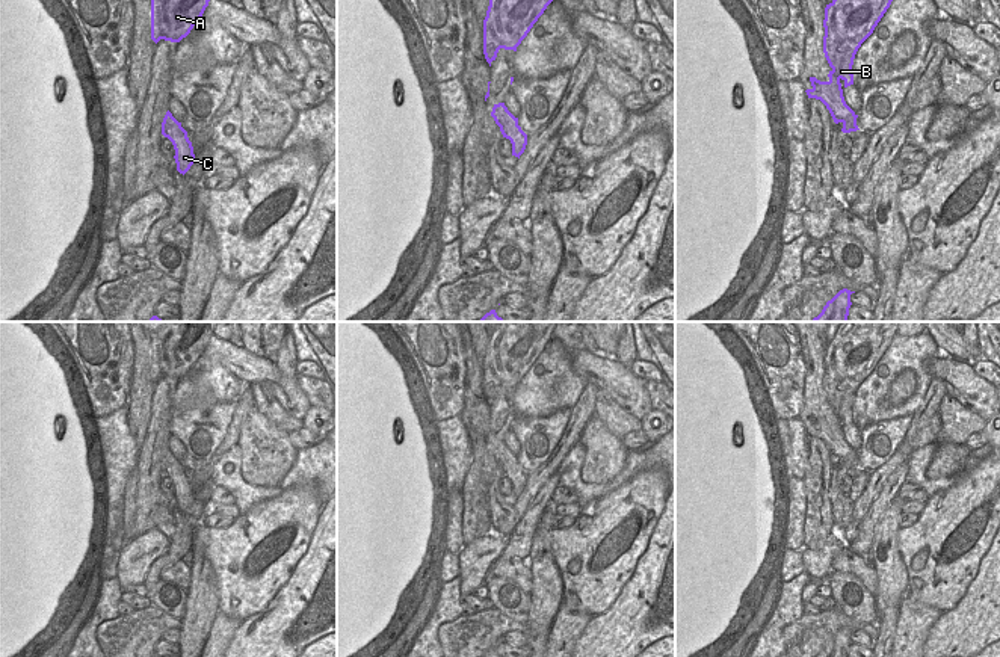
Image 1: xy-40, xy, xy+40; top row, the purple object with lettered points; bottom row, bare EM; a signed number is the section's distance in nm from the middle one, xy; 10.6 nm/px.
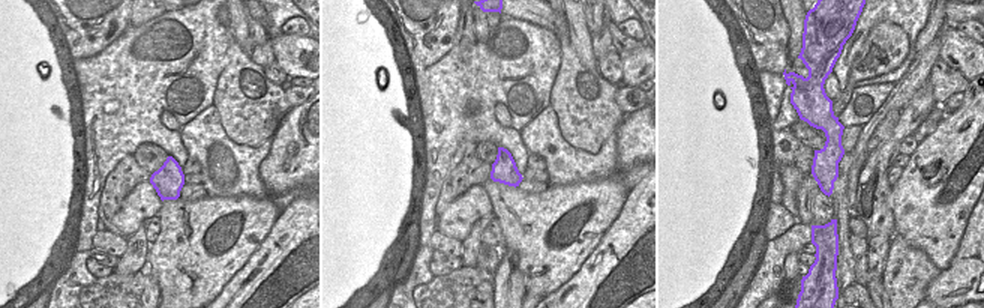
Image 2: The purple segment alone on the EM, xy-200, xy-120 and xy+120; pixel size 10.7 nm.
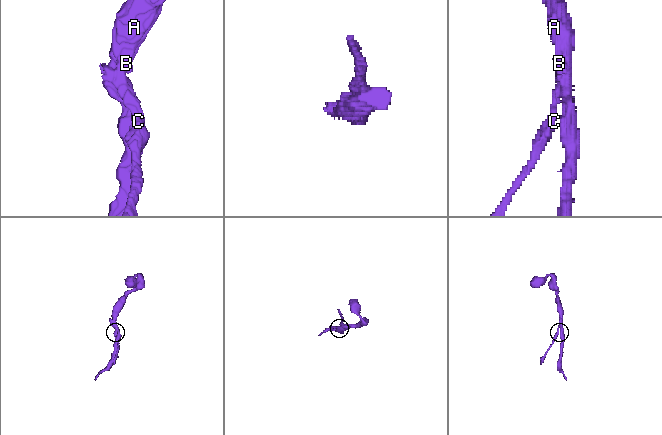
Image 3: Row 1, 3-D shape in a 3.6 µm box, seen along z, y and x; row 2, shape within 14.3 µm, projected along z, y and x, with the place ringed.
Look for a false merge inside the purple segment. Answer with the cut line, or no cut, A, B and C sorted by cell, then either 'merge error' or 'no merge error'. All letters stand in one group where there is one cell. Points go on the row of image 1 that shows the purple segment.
cut xy+40 (831, 112), (840, 117), (849, 115), (855, 123); groups A B / C; merge error

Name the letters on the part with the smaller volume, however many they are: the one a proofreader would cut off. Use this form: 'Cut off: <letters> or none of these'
Cut off: C.

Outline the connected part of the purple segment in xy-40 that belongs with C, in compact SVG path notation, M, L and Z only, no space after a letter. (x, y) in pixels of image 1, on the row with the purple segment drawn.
M168 110L162 122L162 134L168 137L175 150L175 163L180 174L186 174L195 162L193 147L187 137L187 131L181 127Z

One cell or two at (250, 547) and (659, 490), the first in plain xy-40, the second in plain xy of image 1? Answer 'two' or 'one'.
one

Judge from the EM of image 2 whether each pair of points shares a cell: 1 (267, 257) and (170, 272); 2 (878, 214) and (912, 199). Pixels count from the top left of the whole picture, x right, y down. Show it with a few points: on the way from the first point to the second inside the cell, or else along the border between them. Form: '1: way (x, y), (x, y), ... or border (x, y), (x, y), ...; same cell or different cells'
1: border (269, 232), (246, 263), (224, 286); different cells
2: border (890, 187), (894, 233); different cells

